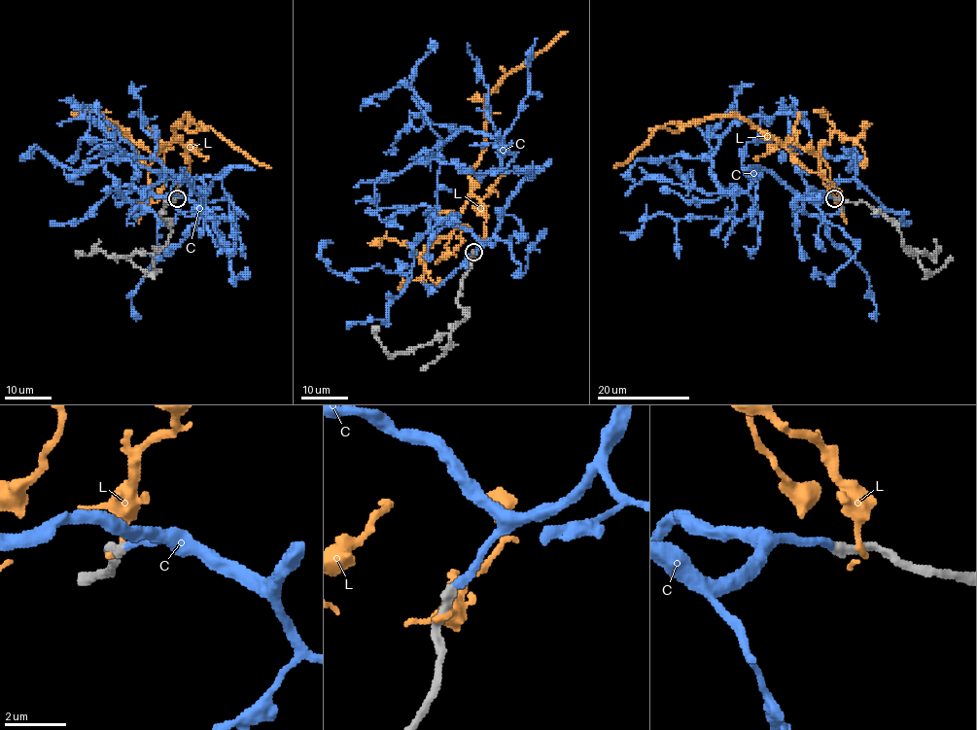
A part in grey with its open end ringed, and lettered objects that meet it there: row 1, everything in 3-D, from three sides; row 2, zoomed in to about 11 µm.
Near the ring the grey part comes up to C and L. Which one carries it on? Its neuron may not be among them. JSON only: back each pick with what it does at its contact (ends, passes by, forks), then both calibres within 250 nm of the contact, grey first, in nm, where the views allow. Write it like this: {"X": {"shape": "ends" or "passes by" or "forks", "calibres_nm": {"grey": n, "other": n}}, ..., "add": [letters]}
{"C": {"shape": "ends", "calibres_nm": {"grey": 320, "other": 280}}, "add": ["C"]}

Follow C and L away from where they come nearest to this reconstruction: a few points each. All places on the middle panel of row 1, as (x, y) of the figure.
C: (472, 253), (526, 176), (501, 169), (502, 148), (487, 135), (430, 123), (407, 86), (370, 97), (360, 111)
L: (471, 256), (484, 235), (485, 211), (471, 192), (471, 175), (485, 143), (484, 97), (507, 75), (567, 31)

